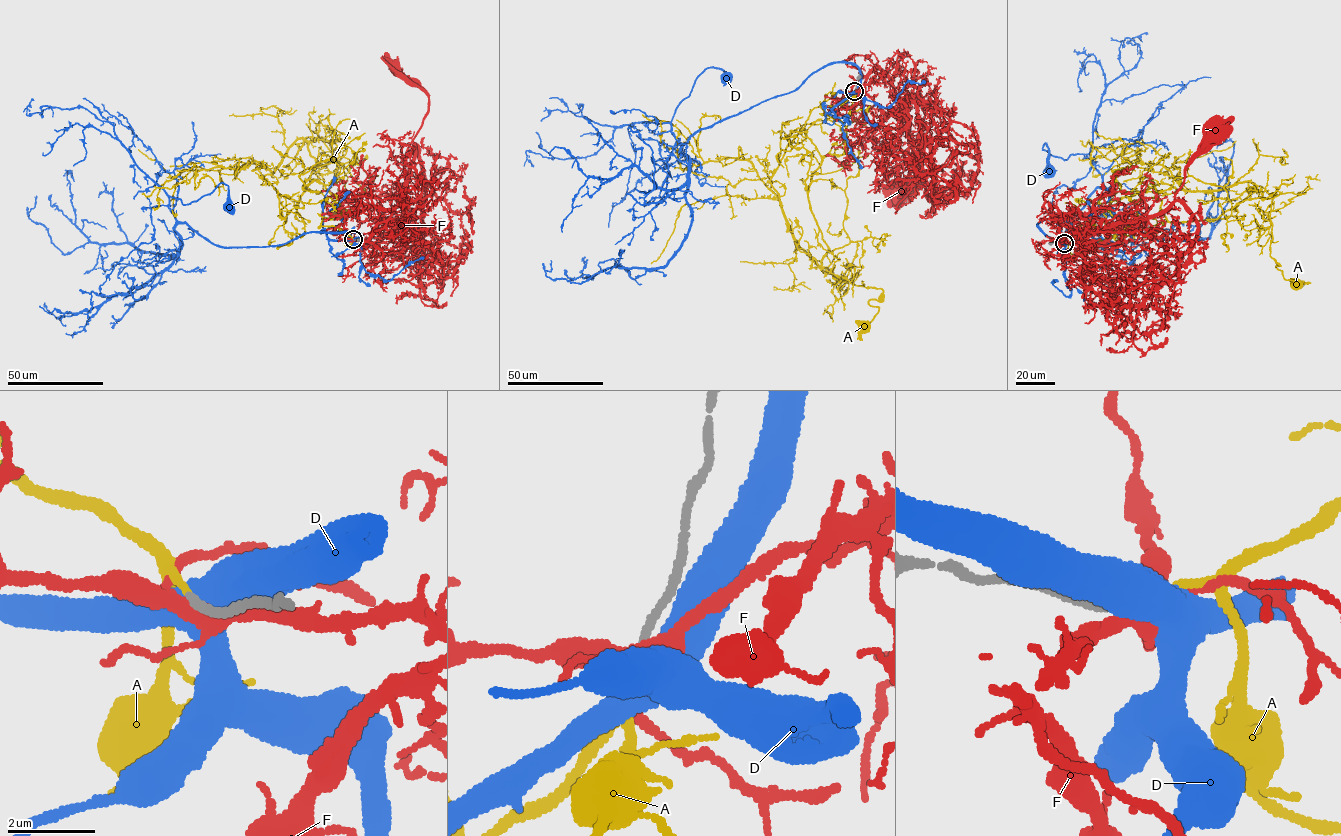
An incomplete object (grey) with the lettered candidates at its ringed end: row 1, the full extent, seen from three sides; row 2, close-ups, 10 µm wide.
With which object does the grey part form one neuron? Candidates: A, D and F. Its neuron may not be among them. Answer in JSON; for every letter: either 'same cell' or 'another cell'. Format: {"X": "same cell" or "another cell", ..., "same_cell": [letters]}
{"A": "same cell", "D": "another cell", "F": "another cell", "same_cell": ["A"]}

